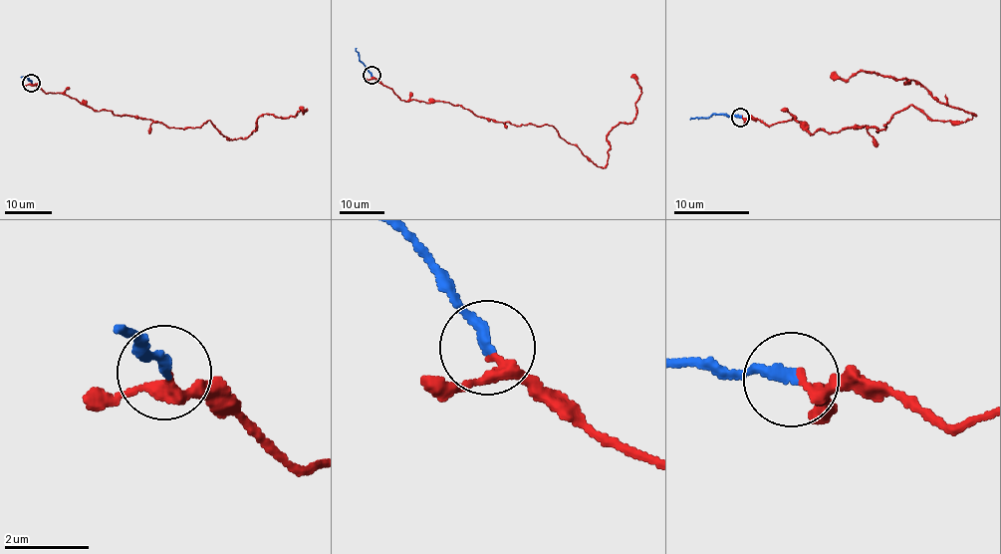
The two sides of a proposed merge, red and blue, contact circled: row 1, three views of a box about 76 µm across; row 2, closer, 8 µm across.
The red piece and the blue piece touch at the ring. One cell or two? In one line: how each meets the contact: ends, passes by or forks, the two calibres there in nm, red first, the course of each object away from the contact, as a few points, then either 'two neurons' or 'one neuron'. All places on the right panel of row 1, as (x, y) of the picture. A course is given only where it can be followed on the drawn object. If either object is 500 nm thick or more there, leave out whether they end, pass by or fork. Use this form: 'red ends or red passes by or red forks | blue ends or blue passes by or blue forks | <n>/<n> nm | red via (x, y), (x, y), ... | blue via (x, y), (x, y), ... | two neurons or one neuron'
red passes by | blue ends | 240/280 nm | red via (741, 118), (795, 117), (812, 135), (878, 133), (911, 106), (933, 120), (975, 116), (909, 79), (831, 73) | blue via (740, 118), (714, 114), (709, 118), (689, 119) | one neuron

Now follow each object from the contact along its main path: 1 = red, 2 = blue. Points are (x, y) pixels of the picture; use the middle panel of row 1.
1: (372, 76), (401, 100), (552, 126), (604, 167), (609, 134), (634, 120), (641, 89), (631, 75)
2: (372, 75), (355, 48)

